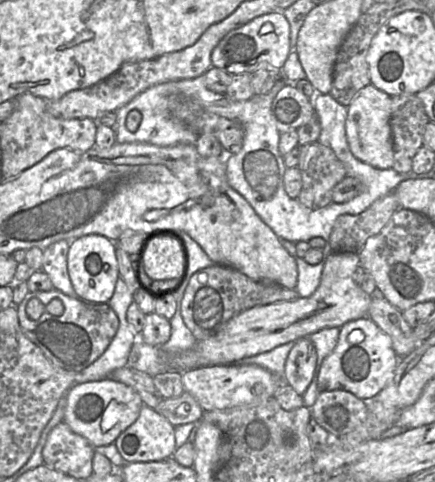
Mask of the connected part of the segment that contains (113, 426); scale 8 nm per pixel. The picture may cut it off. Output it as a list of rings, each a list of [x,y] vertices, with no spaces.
[[[111,378],[79,383],[74,384],[66,393],[63,421],[73,432],[86,438],[96,448],[114,443],[137,420],[143,405],[141,397],[134,389]]]

